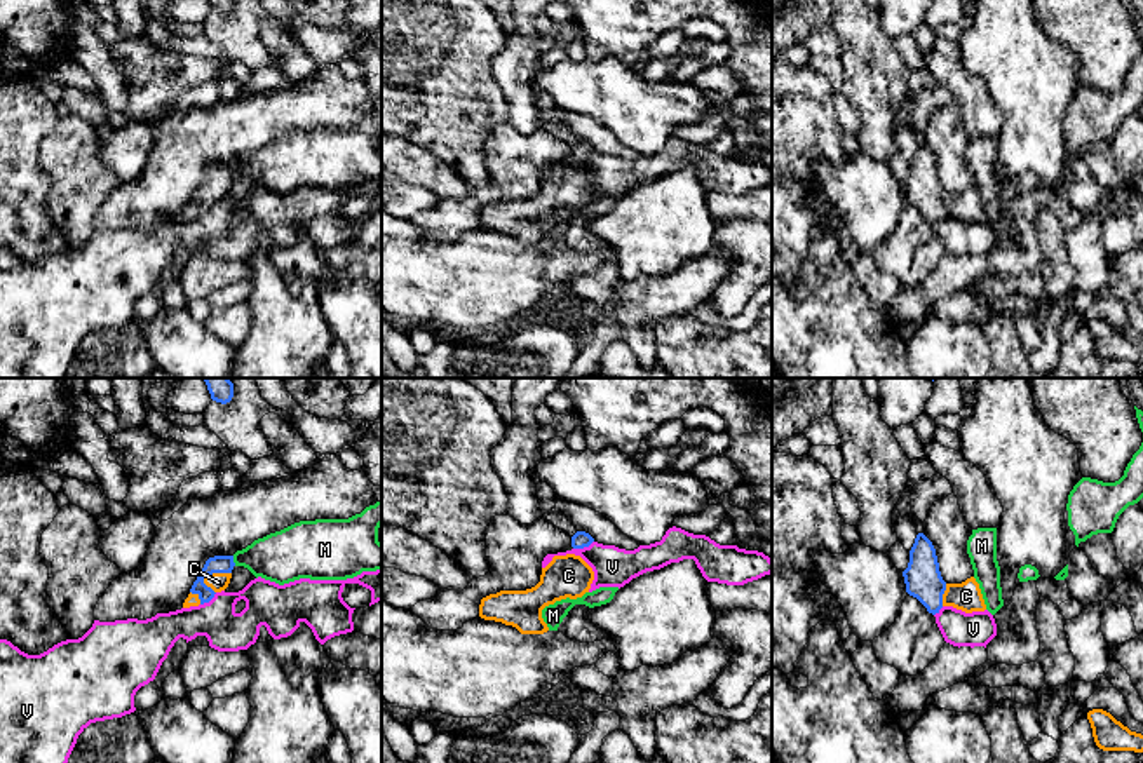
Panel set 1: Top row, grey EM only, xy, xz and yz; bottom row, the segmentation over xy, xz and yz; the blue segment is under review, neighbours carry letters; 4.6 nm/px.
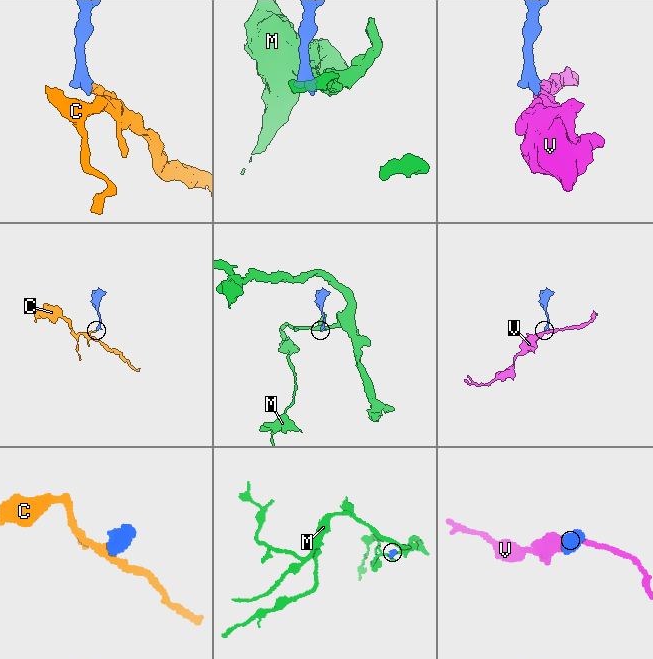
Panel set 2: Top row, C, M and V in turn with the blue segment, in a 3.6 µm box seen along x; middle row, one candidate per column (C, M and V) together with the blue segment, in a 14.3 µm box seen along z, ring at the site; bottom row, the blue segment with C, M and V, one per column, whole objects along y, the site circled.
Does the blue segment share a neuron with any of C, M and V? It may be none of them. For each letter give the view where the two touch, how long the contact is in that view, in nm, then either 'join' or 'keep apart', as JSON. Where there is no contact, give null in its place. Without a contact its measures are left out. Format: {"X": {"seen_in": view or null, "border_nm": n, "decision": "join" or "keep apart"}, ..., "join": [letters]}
{"C": {"seen_in": "xy", "border_nm": 140, "decision": "join"}, "M": {"seen_in": "xy", "border_nm": 50, "decision": "keep apart"}, "V": {"seen_in": "xz", "border_nm": 100, "decision": "keep apart"}, "join": ["C"]}

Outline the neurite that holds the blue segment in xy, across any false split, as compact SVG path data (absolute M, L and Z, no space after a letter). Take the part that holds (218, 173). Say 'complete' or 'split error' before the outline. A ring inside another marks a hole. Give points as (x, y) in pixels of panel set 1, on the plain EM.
split error | M233 165L209 167L193 192L183 218L209 213L216 202L225 200L230 193L233 176Z

